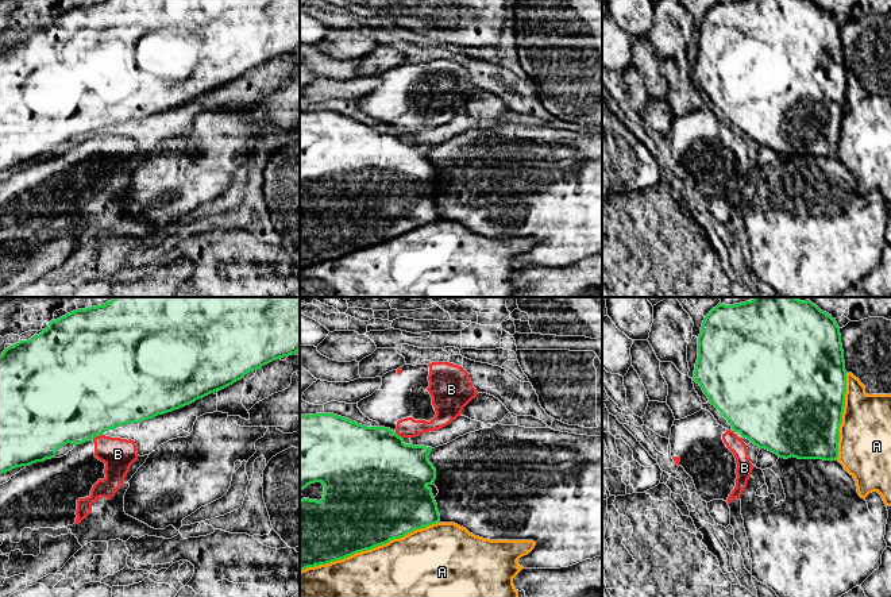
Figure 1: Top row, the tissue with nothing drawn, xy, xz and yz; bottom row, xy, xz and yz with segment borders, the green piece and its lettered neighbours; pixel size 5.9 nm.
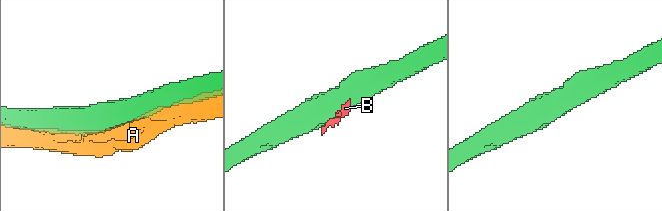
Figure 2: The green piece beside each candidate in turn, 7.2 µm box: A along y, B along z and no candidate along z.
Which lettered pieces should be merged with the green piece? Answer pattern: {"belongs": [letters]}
{"belongs": []}

